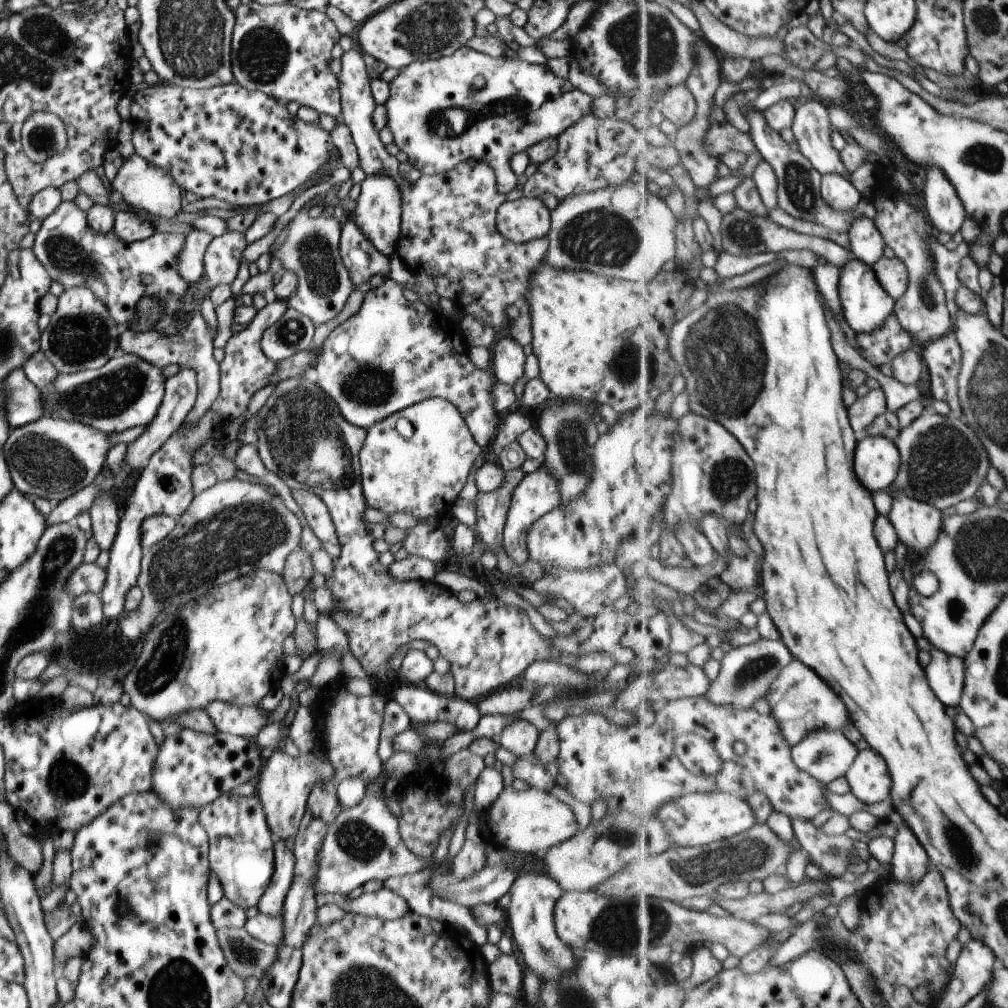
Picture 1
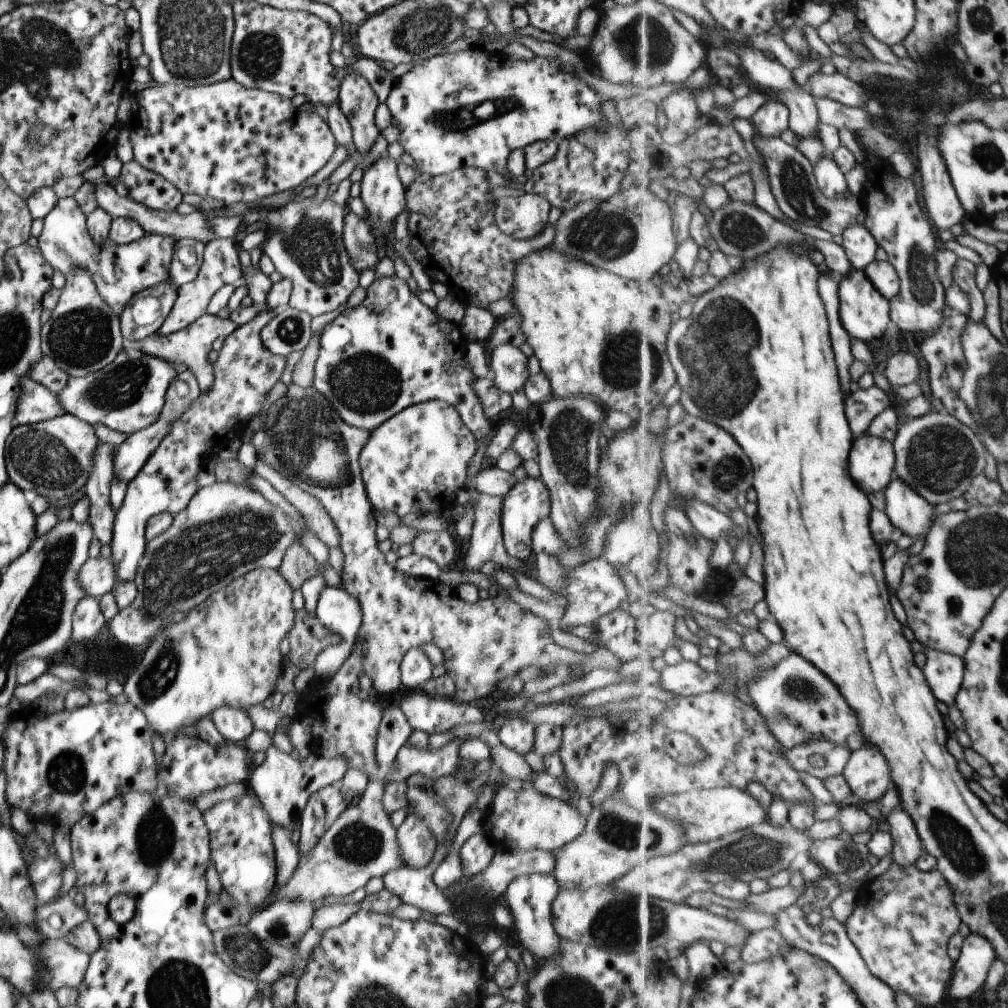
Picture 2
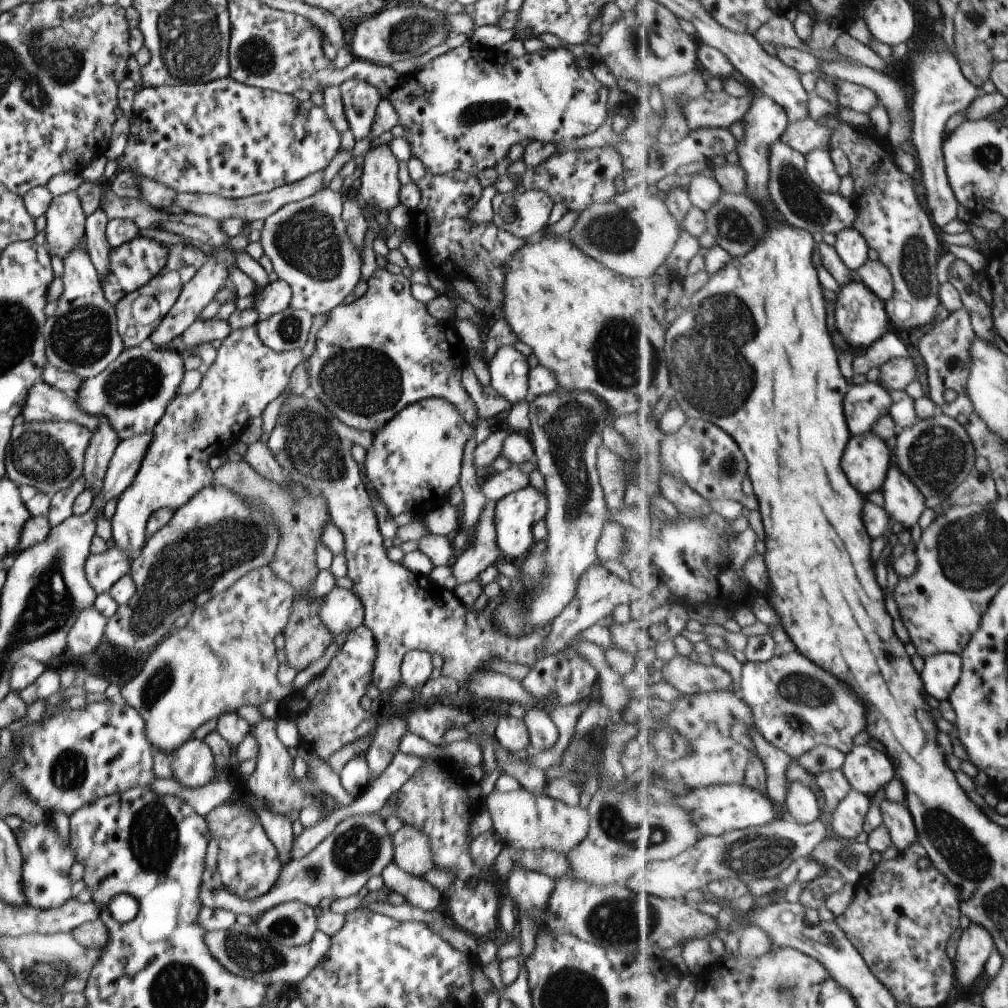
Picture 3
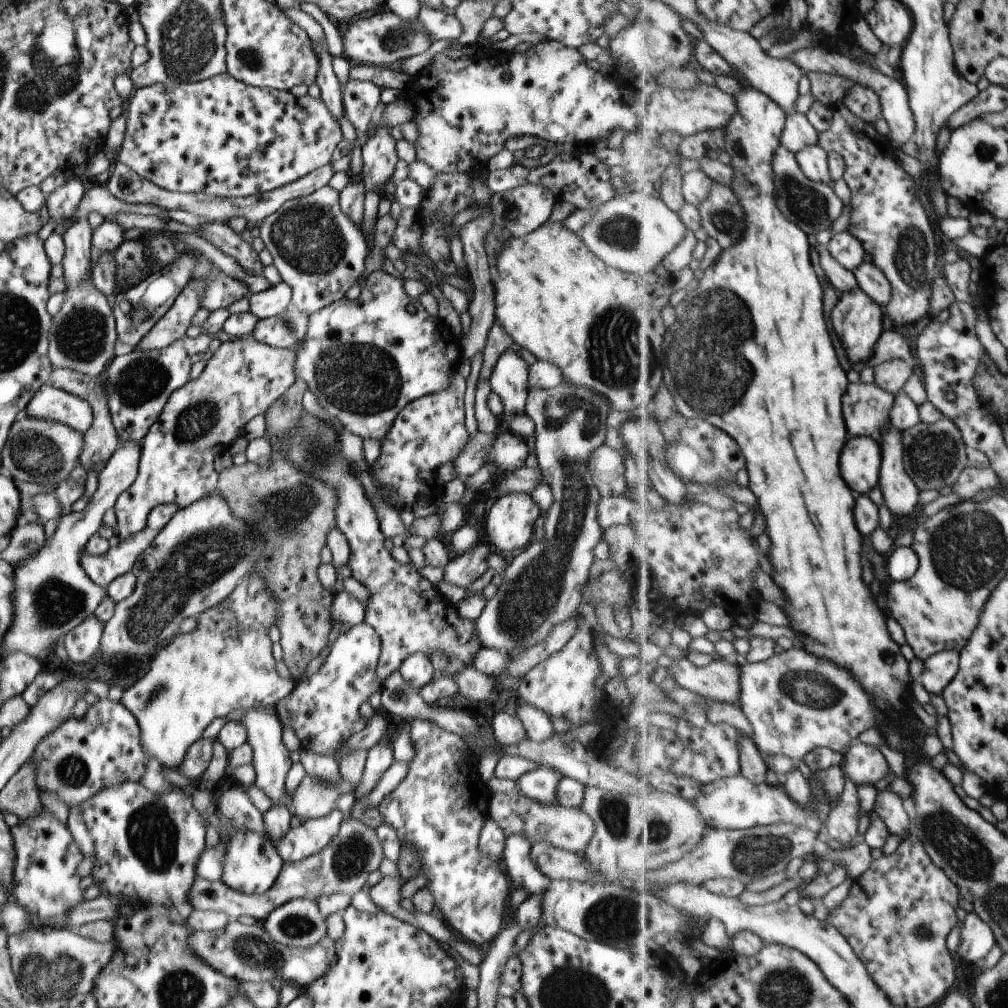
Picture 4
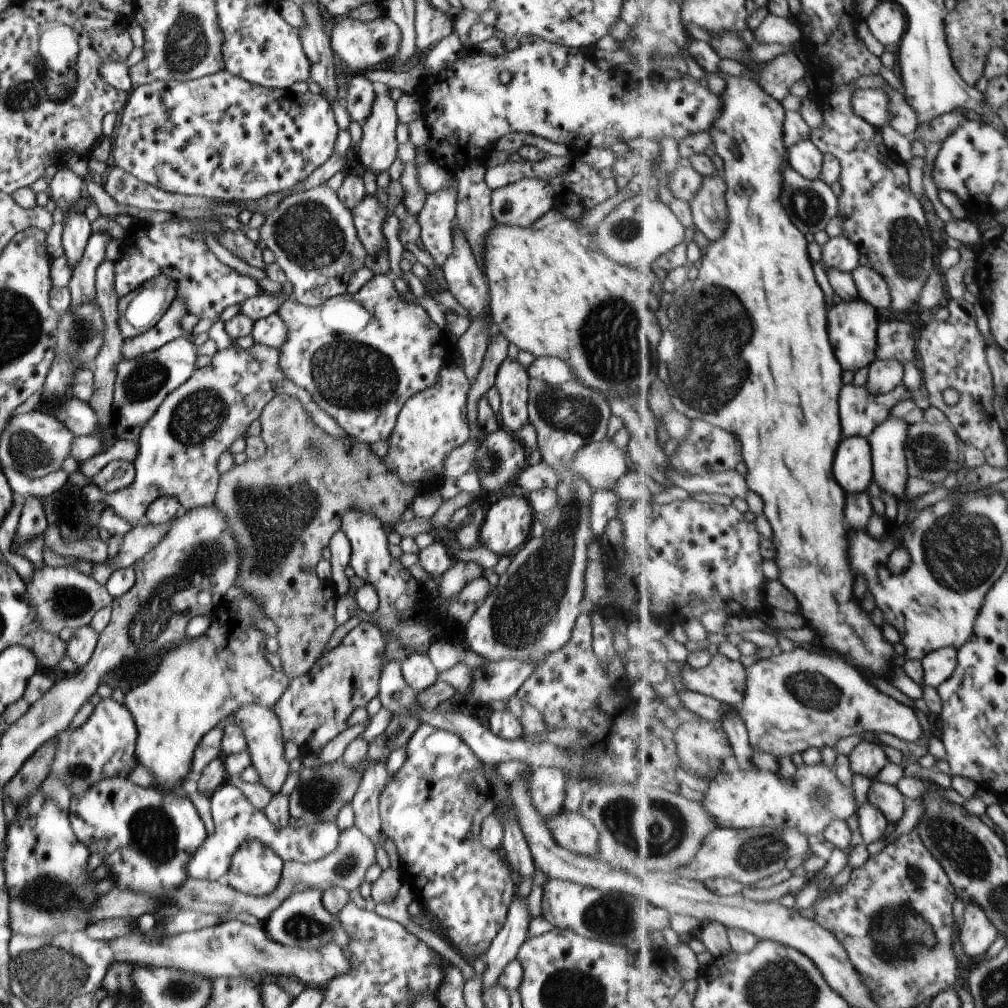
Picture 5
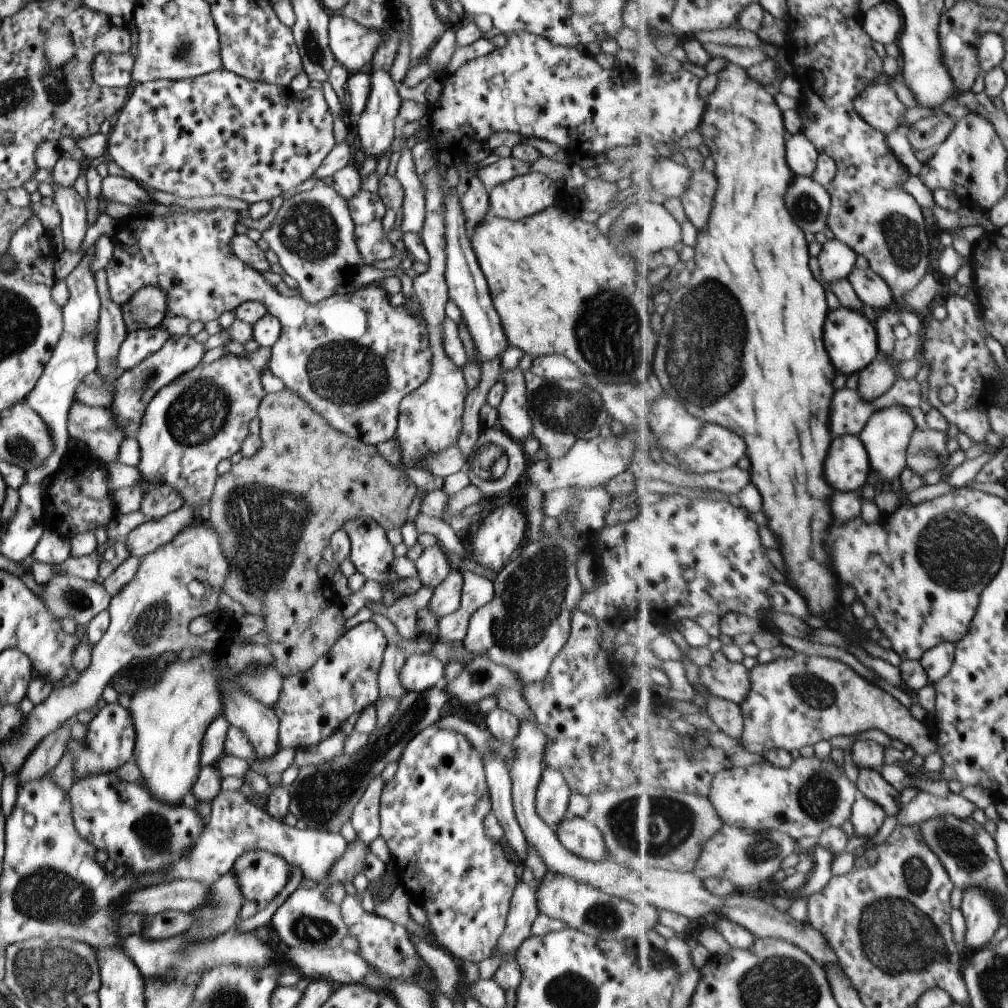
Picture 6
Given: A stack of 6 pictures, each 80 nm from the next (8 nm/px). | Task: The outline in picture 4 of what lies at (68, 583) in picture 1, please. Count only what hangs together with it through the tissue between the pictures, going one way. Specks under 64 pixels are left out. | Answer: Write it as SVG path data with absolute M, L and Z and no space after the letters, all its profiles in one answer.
M147 527L132 537L111 545L100 555L81 555L79 562L86 575L97 587L105 590L106 586L118 576L131 570L132 564L142 550L150 545L155 533Z

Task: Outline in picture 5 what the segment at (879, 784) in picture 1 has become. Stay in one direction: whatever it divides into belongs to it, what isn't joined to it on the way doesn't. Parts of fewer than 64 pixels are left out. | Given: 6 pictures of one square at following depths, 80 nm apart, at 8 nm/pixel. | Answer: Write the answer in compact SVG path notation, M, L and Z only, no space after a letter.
M861 740L848 754L850 769L859 776L865 776L870 780L876 776L889 764L885 750L881 748L877 741Z

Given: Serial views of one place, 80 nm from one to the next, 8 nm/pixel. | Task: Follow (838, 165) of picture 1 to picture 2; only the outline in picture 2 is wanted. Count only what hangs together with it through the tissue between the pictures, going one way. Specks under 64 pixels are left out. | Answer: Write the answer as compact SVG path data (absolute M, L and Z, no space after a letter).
M742 47L737 50L741 57L742 66L749 77L757 82L762 90L771 90L777 100L783 101L790 108L790 129L798 134L796 146L814 165L818 165L825 158L833 159L826 154L826 146L818 135L818 127L823 124L817 106L817 98L812 93L806 93L794 79L792 71L785 68L777 59L767 58L764 52Z

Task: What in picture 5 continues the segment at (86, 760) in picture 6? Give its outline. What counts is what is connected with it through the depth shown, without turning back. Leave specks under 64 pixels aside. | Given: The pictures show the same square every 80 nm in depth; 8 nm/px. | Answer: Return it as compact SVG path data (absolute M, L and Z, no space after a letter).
M111 697L102 698L78 728L67 727L54 736L56 747L48 774L60 780L72 797L85 794L97 781L113 777L126 778L132 768L139 765L134 753L136 736L136 726L127 708Z

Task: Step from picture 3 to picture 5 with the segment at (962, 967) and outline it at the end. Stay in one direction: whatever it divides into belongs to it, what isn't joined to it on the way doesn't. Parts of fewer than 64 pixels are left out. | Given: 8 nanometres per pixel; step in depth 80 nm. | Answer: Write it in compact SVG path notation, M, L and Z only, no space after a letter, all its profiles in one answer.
M969 903L966 905L960 941L967 953L976 961L986 958L987 951L999 938L998 928L986 917L985 911Z

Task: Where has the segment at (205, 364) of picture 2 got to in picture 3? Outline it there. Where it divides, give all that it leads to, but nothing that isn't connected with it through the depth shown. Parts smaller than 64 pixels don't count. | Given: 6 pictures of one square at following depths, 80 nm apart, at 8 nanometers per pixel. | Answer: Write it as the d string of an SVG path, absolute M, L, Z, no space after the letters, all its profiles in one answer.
M216 317L208 319L195 319L178 337L173 338L170 344L163 345L162 348L171 348L178 355L186 358L194 354L199 343L211 344L215 339L224 339L229 333L230 324L226 320Z

